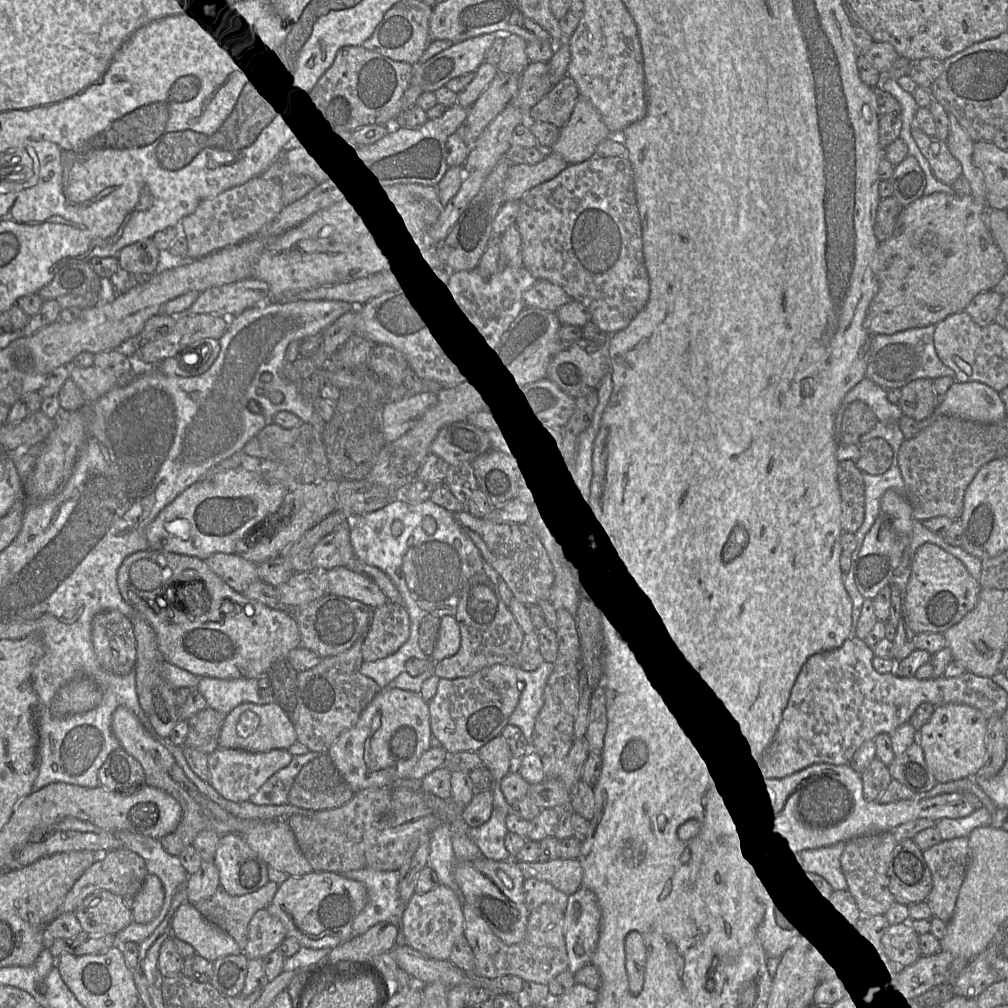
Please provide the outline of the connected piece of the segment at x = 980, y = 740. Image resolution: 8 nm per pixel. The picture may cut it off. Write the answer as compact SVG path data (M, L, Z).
M945 704L935 707L929 719L917 731L925 761L938 783L973 777L986 762L988 719L978 709L965 704Z

